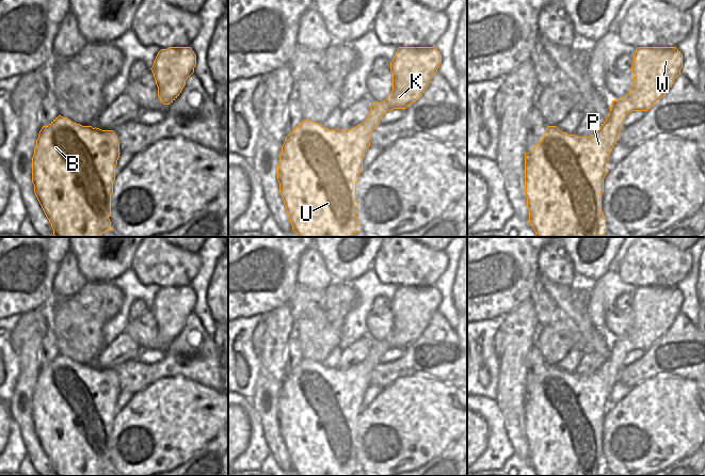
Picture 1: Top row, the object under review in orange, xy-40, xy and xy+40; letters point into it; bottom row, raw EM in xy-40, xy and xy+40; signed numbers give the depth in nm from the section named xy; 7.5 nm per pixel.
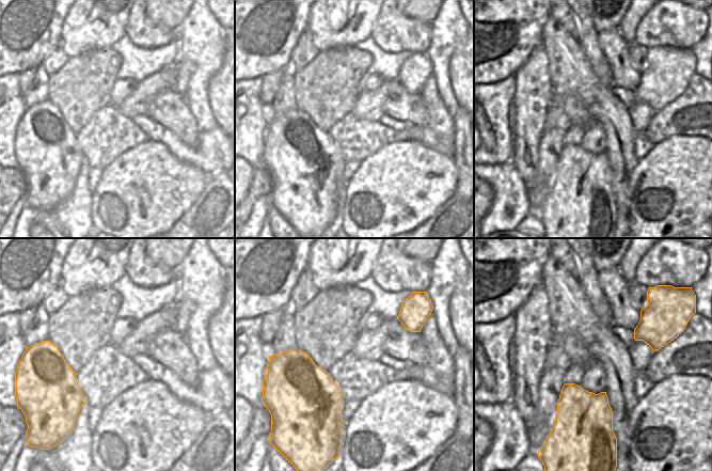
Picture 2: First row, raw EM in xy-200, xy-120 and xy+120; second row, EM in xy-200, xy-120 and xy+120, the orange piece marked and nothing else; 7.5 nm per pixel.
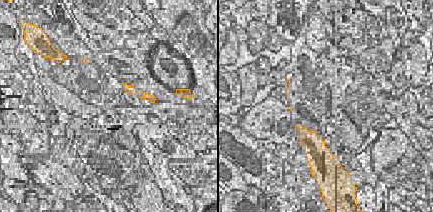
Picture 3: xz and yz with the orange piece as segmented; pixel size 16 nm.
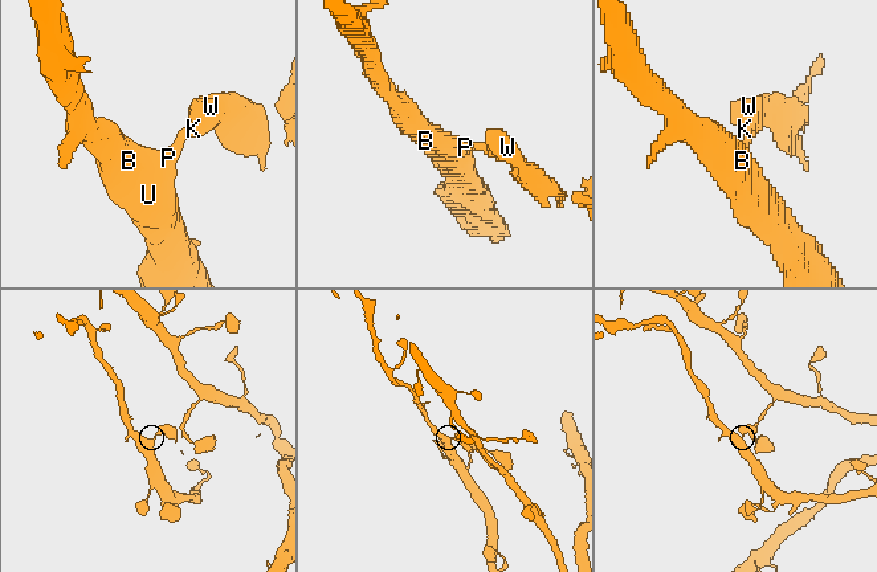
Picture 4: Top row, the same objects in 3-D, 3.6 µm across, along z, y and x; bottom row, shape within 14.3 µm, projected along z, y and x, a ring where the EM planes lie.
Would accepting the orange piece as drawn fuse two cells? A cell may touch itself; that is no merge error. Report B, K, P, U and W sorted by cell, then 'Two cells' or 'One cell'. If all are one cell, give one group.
Groups: B K P U W. One cell.

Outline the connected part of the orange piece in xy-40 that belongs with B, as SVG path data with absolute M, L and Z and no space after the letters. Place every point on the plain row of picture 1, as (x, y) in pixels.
M61 354L42 366L32 396L32 422L55 476L100 476L106 470L112 470L109 456L119 393L119 381L113 369L82 365Z

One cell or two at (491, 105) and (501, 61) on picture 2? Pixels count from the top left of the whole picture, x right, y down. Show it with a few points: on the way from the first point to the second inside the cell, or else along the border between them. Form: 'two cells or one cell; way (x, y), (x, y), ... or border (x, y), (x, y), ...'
two cells; border (513, 75), (485, 84)

